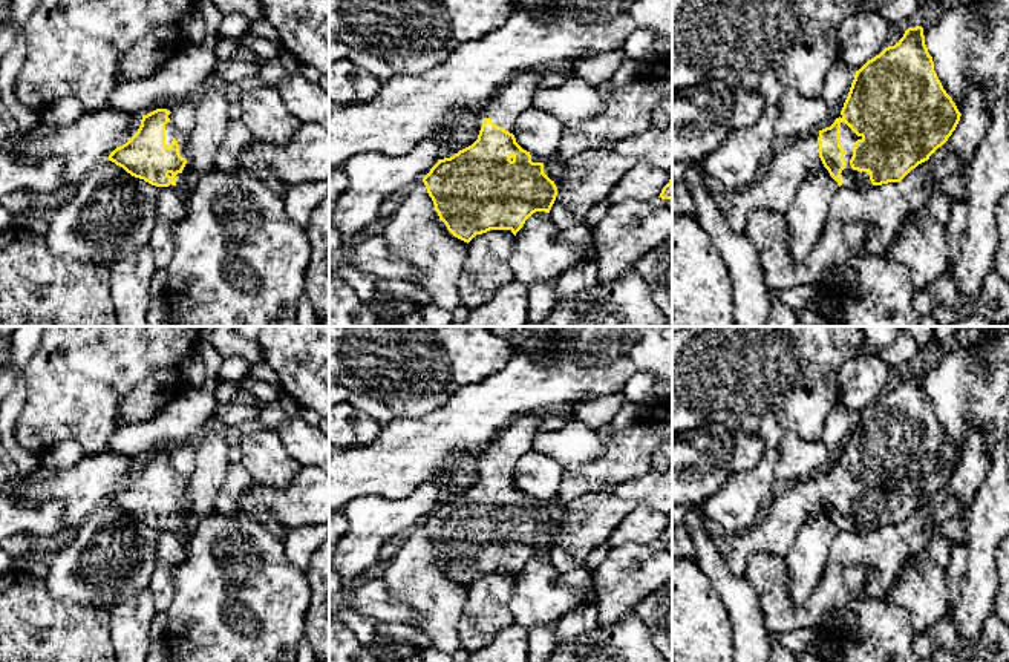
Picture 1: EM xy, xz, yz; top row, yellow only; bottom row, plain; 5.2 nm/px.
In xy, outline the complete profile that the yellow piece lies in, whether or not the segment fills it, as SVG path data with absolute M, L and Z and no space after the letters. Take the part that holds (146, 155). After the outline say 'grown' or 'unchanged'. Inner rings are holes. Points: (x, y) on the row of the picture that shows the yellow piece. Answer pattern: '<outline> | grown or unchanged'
M156 109L142 115L138 132L107 159L152 185L170 188L184 185L182 170L187 164L185 149L190 135L171 124L170 113L167 109Z | grown

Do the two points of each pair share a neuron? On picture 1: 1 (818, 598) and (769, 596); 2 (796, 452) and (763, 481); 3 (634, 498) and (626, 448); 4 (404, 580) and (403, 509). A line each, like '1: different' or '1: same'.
1: same
2: different
3: different
4: different

